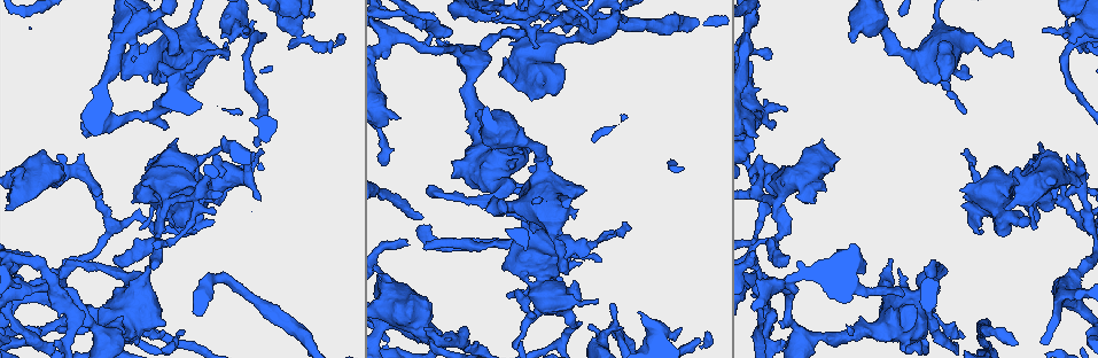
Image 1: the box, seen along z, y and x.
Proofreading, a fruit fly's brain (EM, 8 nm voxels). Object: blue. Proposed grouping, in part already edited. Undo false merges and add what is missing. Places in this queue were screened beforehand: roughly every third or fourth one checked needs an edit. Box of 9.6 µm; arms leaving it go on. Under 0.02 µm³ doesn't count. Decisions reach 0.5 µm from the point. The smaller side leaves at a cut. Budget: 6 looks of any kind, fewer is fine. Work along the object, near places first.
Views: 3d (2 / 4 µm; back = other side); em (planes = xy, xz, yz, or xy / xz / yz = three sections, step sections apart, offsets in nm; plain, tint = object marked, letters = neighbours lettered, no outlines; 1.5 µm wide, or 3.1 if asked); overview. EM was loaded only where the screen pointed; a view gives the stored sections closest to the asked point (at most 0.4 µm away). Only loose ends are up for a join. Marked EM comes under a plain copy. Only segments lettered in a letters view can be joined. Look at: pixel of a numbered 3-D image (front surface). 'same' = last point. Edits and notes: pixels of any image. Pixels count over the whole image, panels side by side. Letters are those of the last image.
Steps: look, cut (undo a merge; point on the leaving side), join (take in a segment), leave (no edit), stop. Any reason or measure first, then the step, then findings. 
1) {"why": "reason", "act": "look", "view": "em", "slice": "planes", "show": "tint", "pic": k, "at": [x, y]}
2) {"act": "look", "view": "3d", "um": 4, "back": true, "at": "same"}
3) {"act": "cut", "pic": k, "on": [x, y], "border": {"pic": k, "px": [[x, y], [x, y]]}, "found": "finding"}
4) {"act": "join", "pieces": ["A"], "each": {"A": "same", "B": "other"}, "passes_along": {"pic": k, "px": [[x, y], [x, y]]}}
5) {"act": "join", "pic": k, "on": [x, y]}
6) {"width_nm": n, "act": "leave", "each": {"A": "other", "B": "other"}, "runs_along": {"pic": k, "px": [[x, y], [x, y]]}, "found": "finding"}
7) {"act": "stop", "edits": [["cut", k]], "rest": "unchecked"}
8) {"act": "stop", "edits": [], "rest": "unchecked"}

{"why": "thin neck", "act": "look", "view": "em", "slice": "xz", "step": 8, "show": "tint", "pic": 1, "at": [559, 22]}

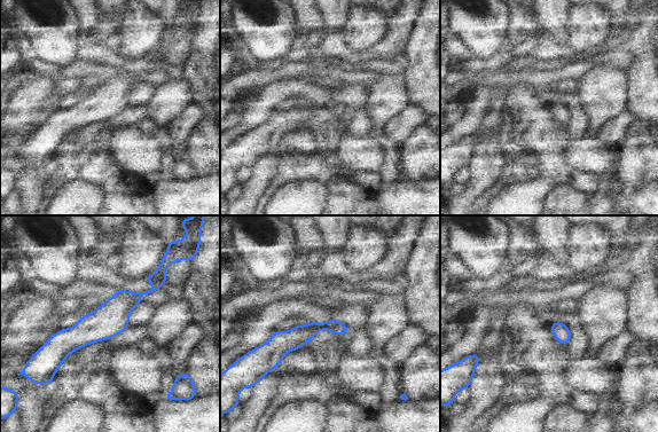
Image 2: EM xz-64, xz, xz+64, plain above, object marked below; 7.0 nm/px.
{"act": "look", "view": "em", "slice": "xy", "step": 4, "show": "letters", "at": "same"}

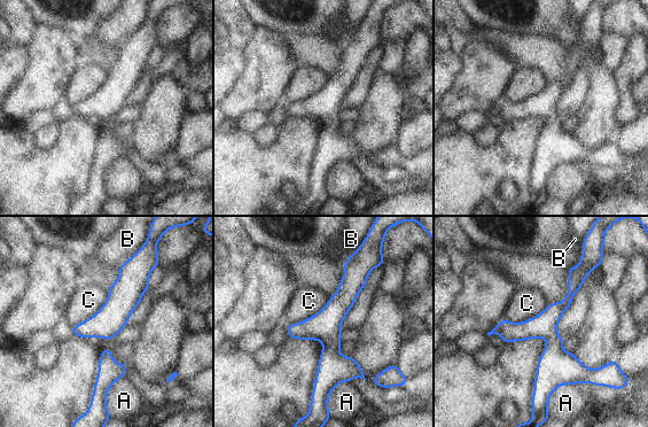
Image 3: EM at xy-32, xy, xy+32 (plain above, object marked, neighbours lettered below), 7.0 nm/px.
{"width_nm": 180, "act": "leave", "each": {"A": "other", "B": "other", "C": "other"}, "border": {"pic": 3, "px": [[330, 297], [314, 315], [287, 324]]}, "found": "one neuron here"}

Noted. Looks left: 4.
{"why": "thick end", "act": "look", "view": "em", "slice": "xy", "step": 4, "show": "tint", "pic": 1, "at": [112, 39]}

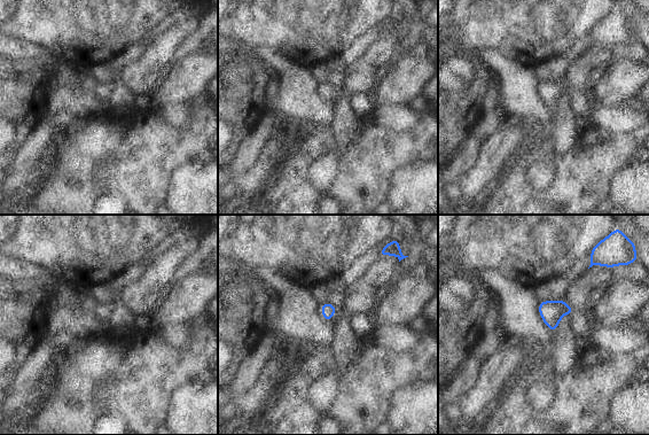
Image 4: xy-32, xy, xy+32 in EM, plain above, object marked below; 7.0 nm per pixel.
{"act": "look", "view": "em", "slice": "planes", "show": "letters", "at": "same"}

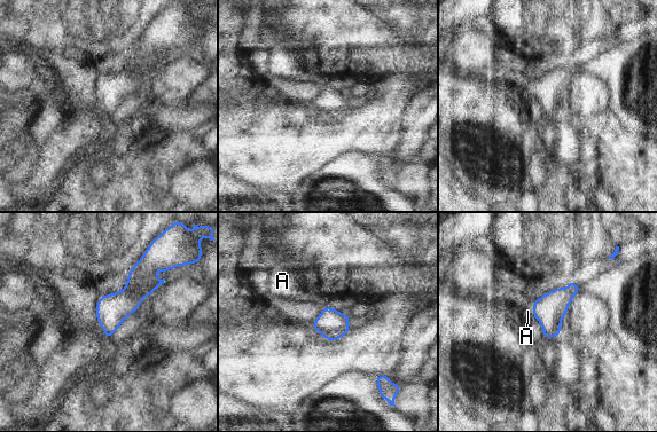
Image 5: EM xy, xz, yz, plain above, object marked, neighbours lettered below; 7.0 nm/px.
{"longest_contact_nm": ["A", 100], "act": "join", "pieces": ["A"], "each": {"A": "same"}, "found": "the neuron continues"}

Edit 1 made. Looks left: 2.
{"act": "stop", "edits": [["join", 5]], "rest": "unchecked"}

